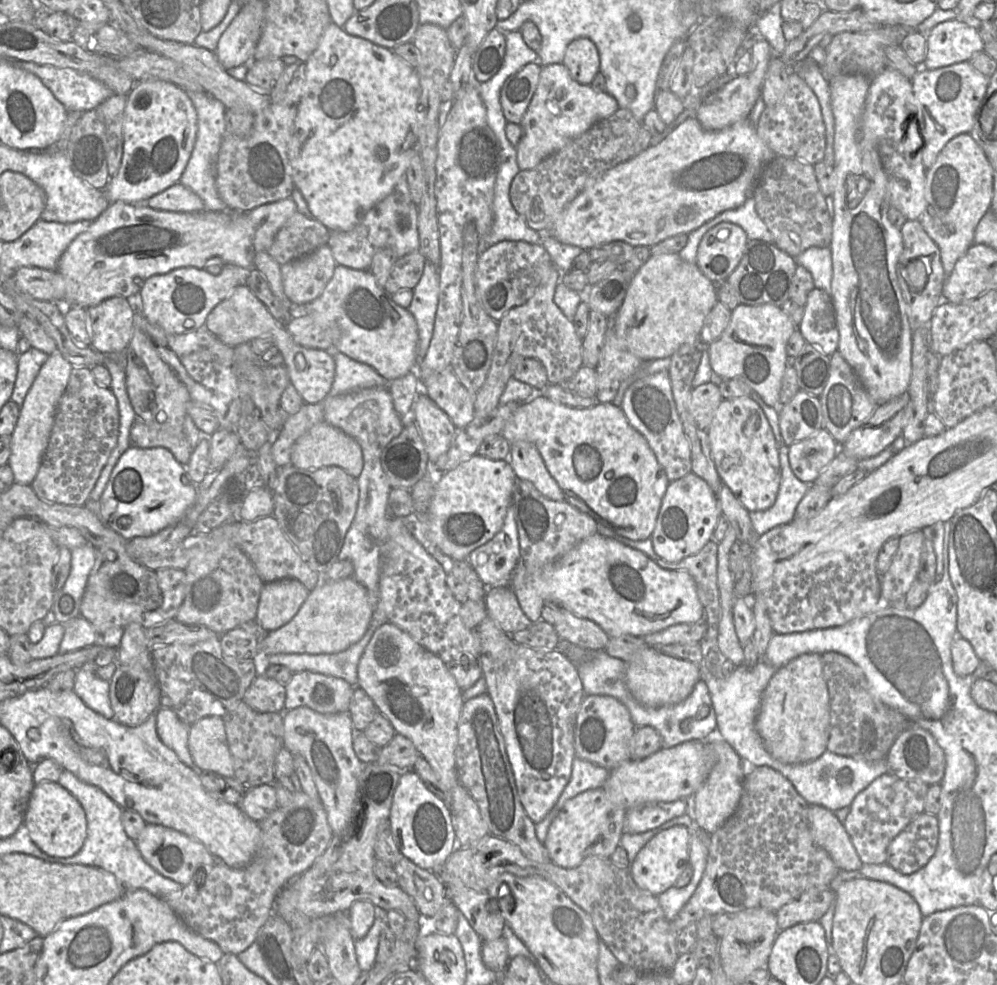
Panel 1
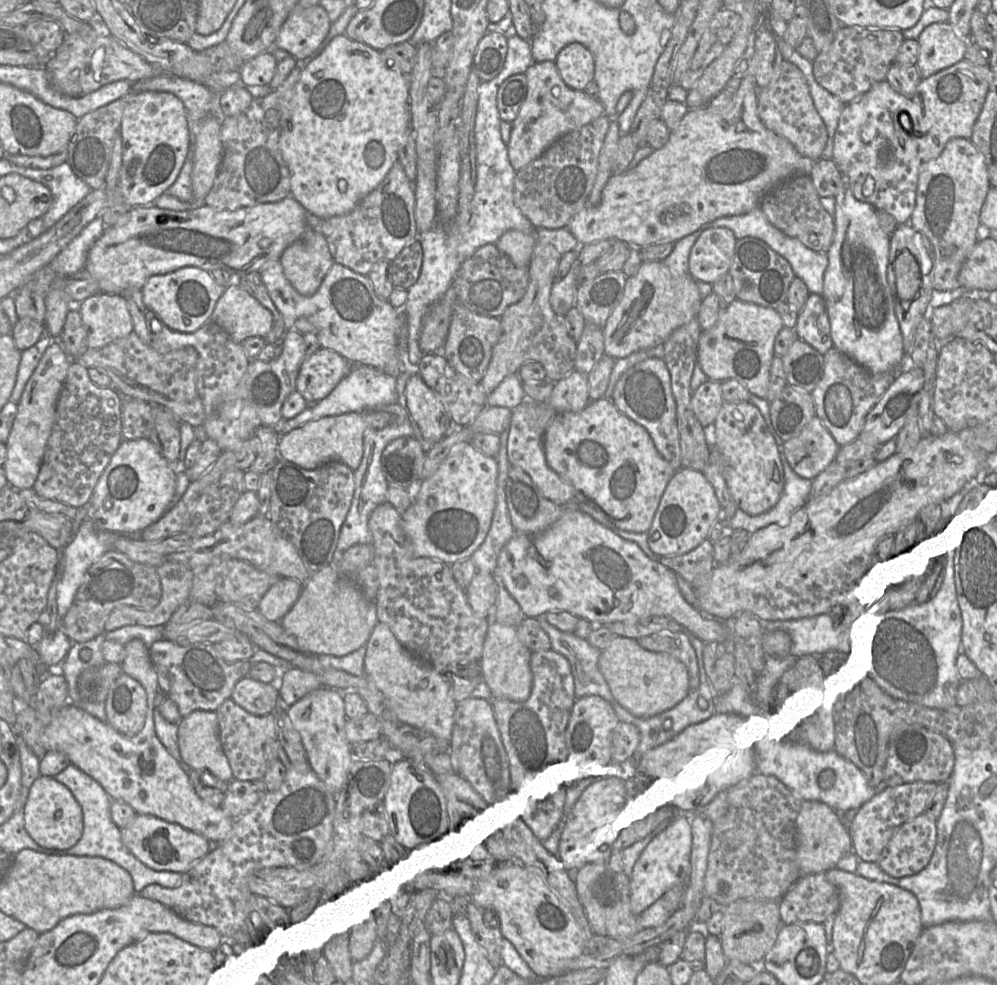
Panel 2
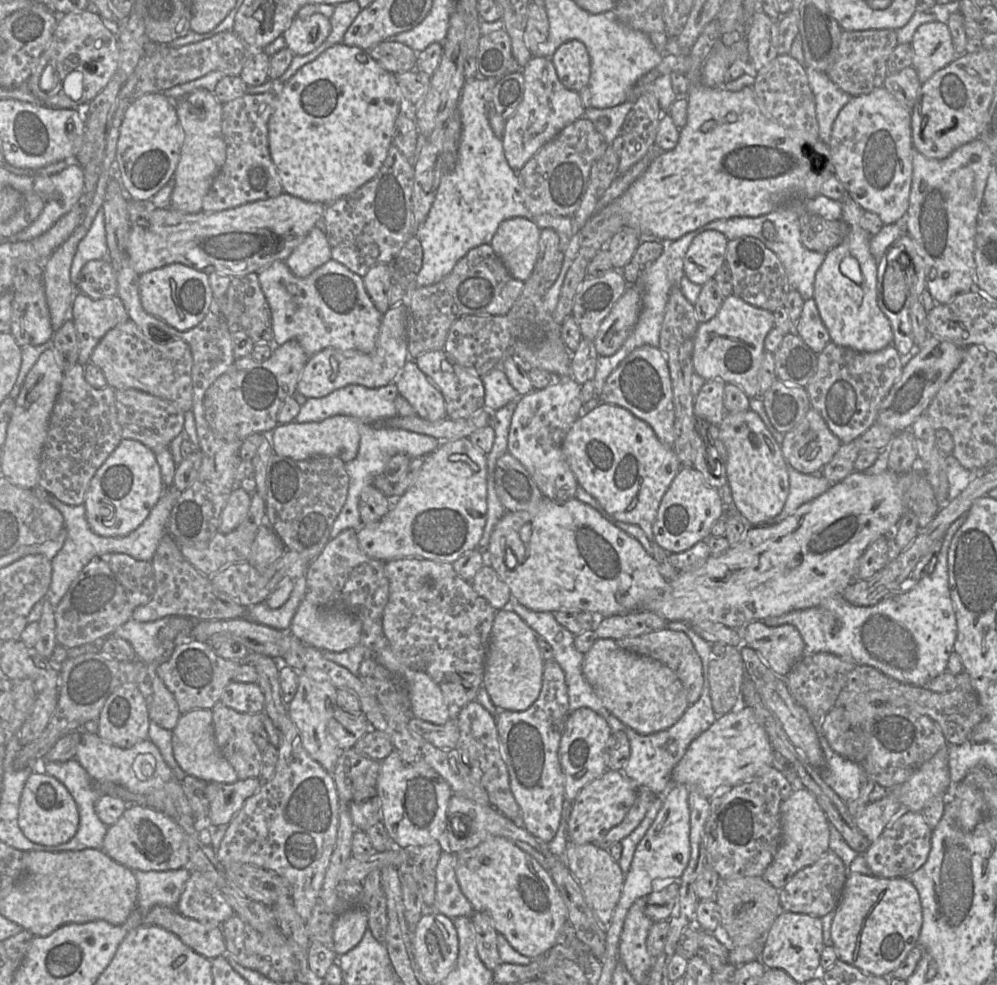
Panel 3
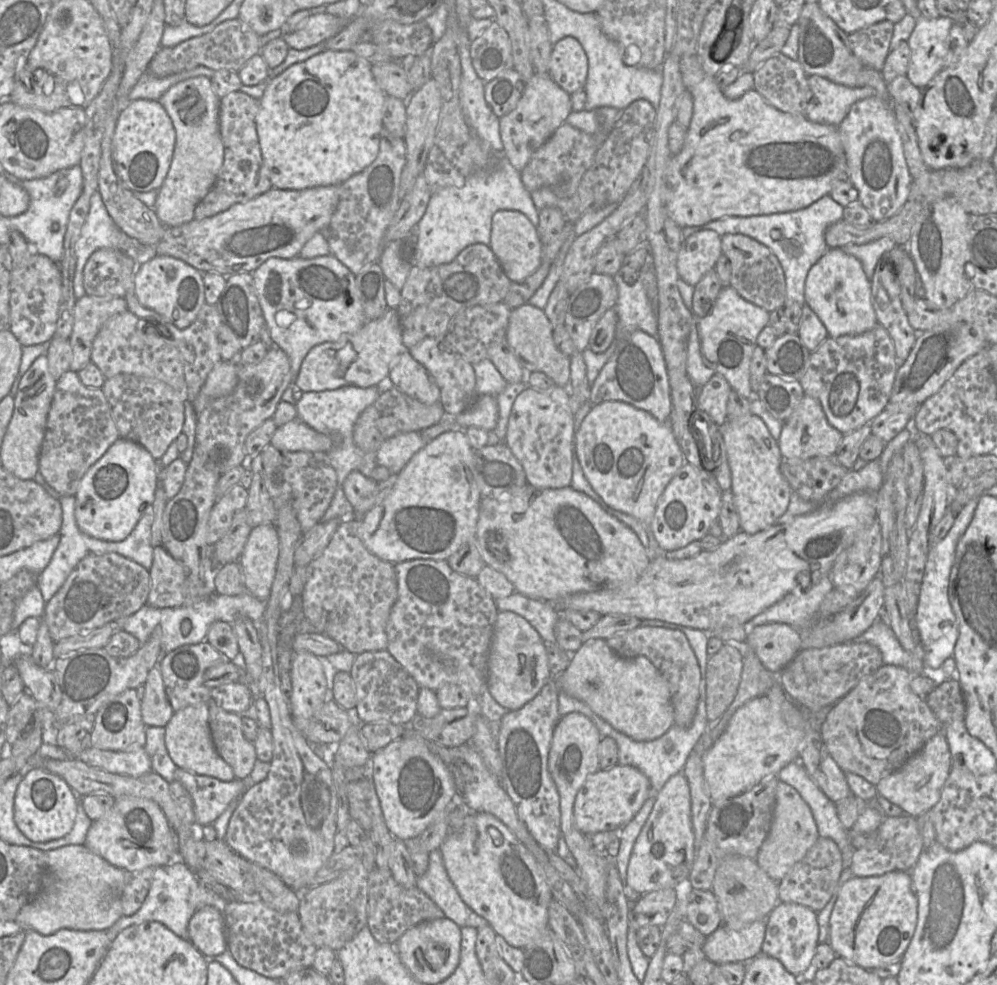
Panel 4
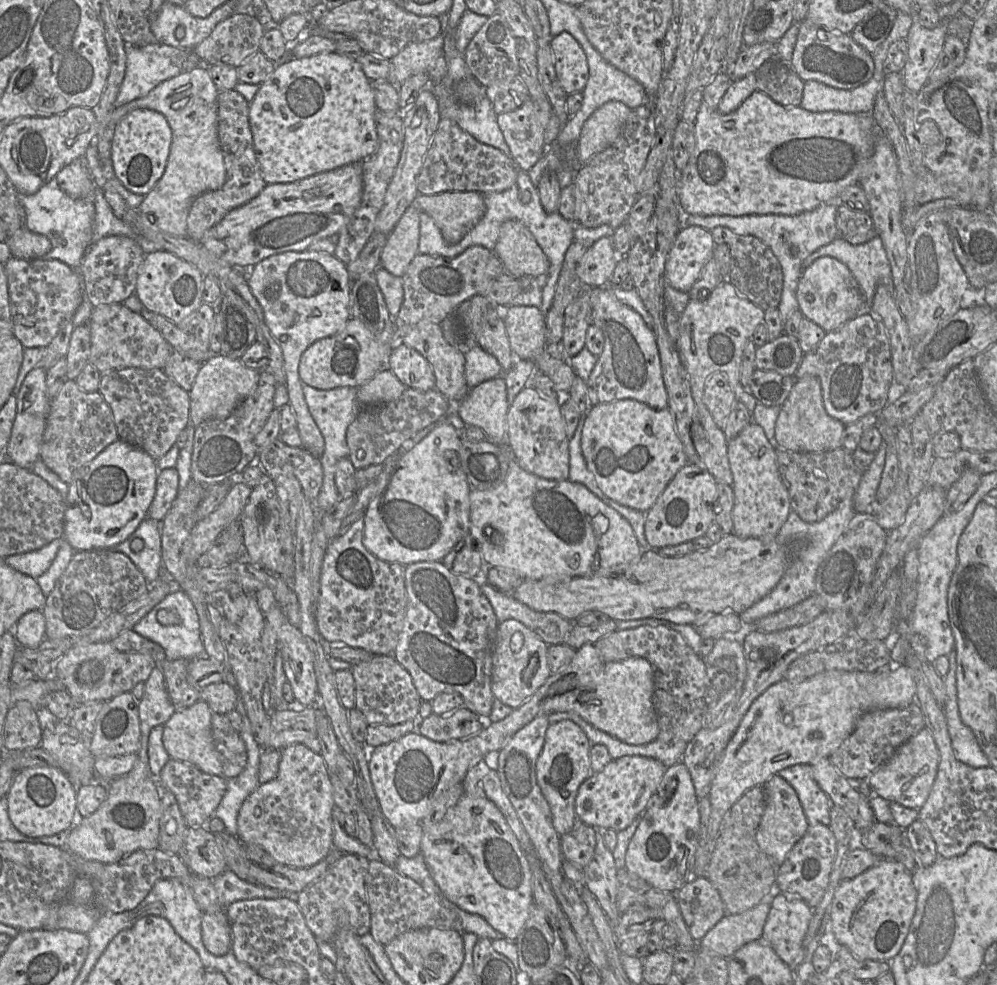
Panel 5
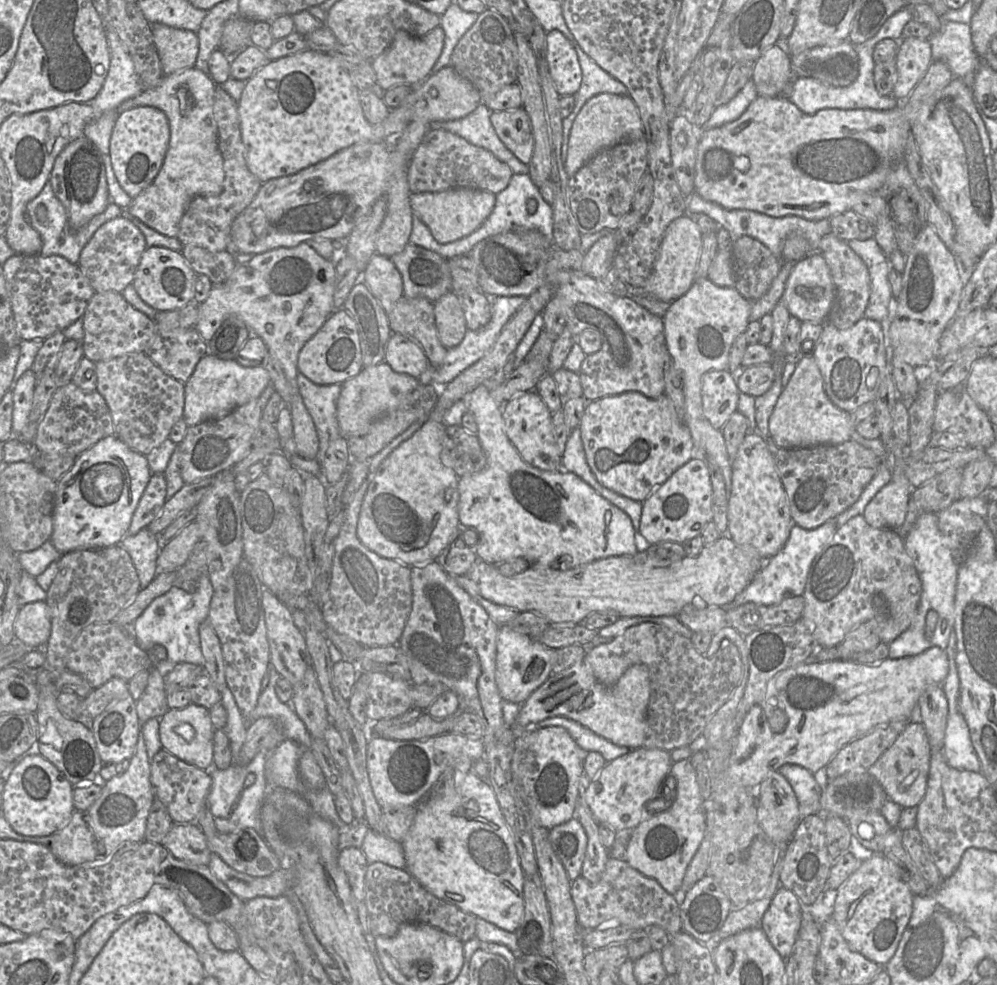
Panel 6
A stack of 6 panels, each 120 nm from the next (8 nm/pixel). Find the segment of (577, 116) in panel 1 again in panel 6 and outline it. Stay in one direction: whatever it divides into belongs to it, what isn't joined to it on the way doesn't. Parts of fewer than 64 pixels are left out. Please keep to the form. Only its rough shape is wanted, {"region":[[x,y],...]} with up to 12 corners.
{"region":[[524,108],[492,111],[504,145],[524,164],[534,149]]}

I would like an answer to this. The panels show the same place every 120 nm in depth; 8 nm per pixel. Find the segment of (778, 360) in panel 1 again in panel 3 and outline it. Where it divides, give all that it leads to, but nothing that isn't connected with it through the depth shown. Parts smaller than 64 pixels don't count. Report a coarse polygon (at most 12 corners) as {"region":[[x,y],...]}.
{"region":[[734,294],[698,325],[694,372],[758,396],[772,312]]}

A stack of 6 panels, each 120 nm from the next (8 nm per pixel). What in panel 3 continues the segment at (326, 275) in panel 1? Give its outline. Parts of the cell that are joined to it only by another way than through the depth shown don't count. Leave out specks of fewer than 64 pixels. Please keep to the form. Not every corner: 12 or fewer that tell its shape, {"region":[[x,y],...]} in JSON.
{"region":[[315,226],[285,263],[305,278],[331,259],[327,237]]}

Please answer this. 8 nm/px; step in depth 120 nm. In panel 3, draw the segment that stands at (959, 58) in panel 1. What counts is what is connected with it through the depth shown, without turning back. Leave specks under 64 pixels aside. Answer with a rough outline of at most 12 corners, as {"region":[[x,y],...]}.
{"region":[[945,19],[920,25],[911,45],[921,84],[957,58]]}

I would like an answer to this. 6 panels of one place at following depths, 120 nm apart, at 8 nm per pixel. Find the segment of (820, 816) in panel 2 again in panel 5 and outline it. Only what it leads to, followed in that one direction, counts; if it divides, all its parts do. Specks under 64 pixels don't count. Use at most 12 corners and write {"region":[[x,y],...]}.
{"region":[[774,774],[755,839],[779,867],[809,823],[796,791]]}

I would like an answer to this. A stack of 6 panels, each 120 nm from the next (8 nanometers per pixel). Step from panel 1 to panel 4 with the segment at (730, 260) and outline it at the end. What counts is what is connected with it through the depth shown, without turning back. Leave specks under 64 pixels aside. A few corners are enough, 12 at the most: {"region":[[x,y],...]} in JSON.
{"region":[[704,229],[682,240],[679,278],[696,285],[722,254]]}

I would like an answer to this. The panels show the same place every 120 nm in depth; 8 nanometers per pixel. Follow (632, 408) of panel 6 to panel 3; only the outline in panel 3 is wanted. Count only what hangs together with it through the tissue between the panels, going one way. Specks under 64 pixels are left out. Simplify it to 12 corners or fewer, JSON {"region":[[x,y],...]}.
{"region":[[600,402],[562,442],[578,485],[639,526],[652,533],[682,467],[629,410]]}

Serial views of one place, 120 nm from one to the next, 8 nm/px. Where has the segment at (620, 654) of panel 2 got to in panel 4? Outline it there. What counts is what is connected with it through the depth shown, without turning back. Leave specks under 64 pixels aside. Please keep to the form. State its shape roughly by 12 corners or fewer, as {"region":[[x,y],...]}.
{"region":[[584,642],[556,677],[614,729],[651,741],[674,723],[645,656]]}

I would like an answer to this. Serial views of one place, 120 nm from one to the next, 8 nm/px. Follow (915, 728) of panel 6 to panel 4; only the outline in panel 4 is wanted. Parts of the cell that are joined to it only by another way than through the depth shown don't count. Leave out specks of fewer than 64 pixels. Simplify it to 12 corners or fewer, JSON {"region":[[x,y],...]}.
{"region":[[943,732],[877,783],[917,817],[939,801],[952,757]]}

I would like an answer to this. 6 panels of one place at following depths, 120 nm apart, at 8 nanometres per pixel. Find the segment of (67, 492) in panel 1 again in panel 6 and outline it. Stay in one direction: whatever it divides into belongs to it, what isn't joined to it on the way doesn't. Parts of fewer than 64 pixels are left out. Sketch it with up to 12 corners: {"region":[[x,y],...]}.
{"region":[[96,390],[54,392],[32,446],[78,457],[112,435]]}

